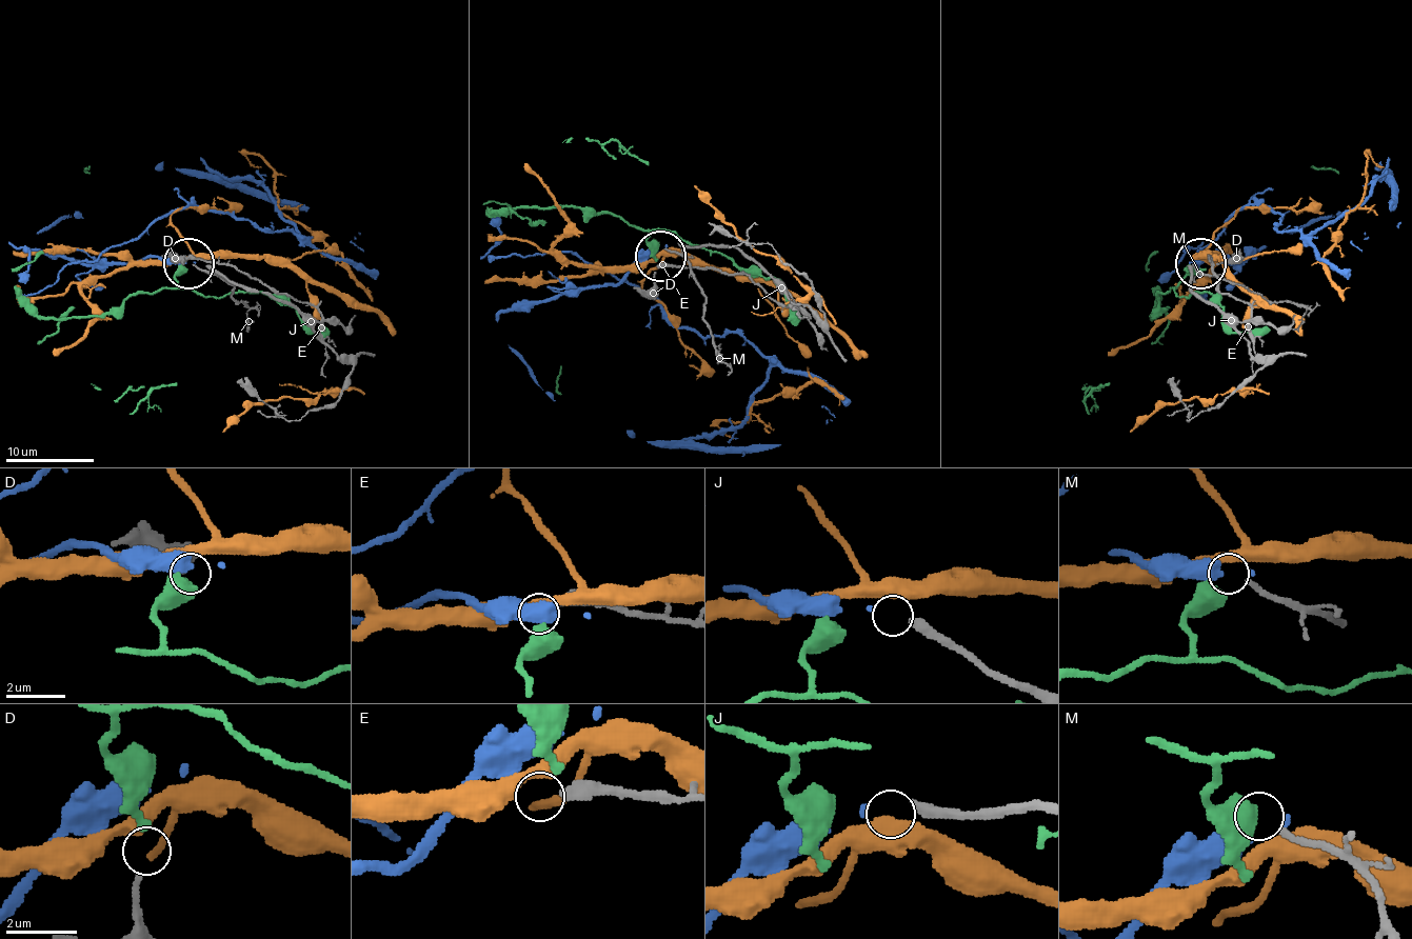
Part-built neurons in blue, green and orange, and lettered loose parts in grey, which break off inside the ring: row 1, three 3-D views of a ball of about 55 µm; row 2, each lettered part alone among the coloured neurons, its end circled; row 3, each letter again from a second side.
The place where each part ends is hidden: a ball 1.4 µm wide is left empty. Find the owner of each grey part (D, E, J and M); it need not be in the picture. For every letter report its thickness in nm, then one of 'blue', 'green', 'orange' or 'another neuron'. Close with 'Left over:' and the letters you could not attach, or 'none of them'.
D: 160 nm | green
E: 360 nm | another neuron
J: 320 nm | blue
M: 150 nm | another neuron
Left over: E, M

